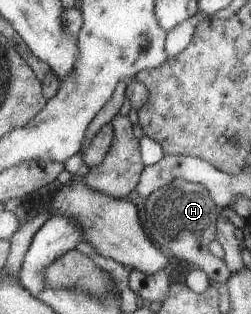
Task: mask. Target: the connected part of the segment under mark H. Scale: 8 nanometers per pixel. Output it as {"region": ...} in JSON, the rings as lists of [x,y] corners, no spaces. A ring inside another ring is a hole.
{"region":[[[178,179],[146,198],[144,229],[157,245],[170,251],[171,256],[193,263],[213,281],[227,284],[232,273],[230,266],[209,251],[209,245],[218,236],[219,209],[215,196],[206,186]]]}

